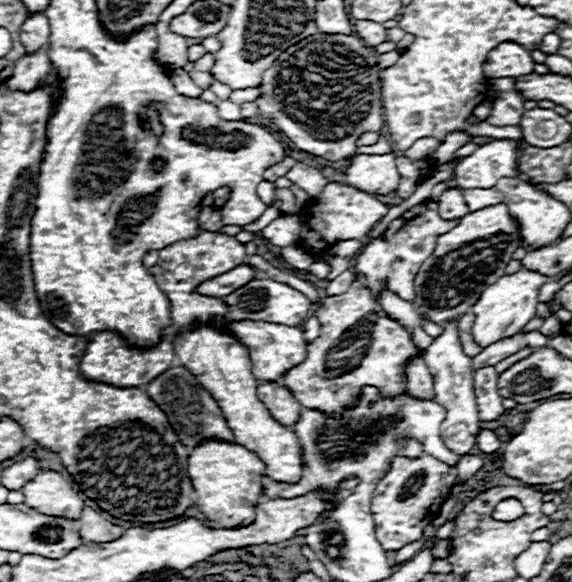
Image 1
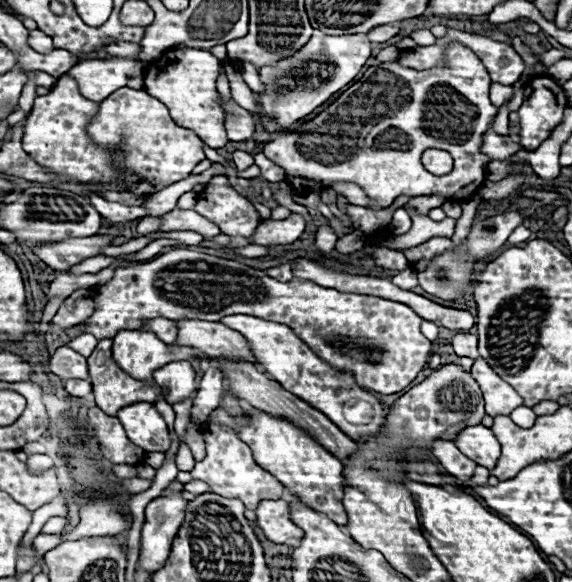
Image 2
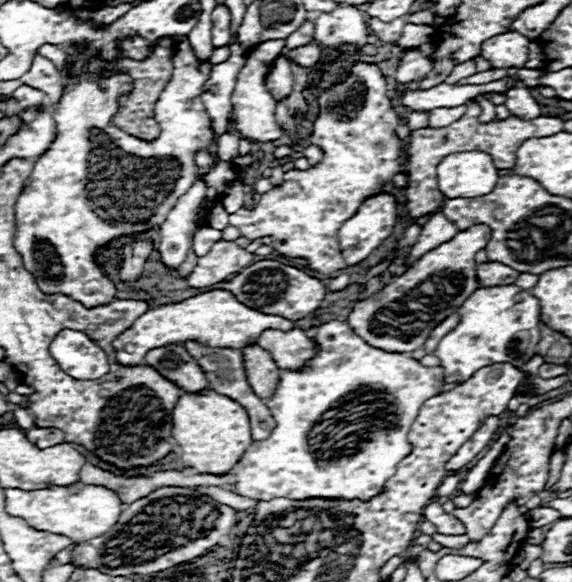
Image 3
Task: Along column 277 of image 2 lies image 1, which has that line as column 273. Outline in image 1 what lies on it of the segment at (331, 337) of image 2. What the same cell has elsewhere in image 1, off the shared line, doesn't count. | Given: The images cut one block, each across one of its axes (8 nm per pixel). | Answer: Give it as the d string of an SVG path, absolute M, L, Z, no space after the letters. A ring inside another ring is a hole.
M250 280L242 288L234 290L232 294L222 298L228 306L228 316L234 320L266 320L266 322L276 322L276 324L286 324L286 326L298 326L302 324L308 314L312 302L298 290L290 288L288 284L276 282L276 280Z

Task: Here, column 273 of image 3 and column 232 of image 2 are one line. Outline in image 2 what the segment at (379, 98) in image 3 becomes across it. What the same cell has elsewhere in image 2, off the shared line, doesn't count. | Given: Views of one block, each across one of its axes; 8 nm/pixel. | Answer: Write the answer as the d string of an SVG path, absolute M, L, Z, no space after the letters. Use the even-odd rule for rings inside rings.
M214 176L210 180L210 188L198 194L194 210L210 222L218 222L222 234L232 238L230 248L246 246L248 238L260 224L260 216L254 206L228 186L226 176Z

